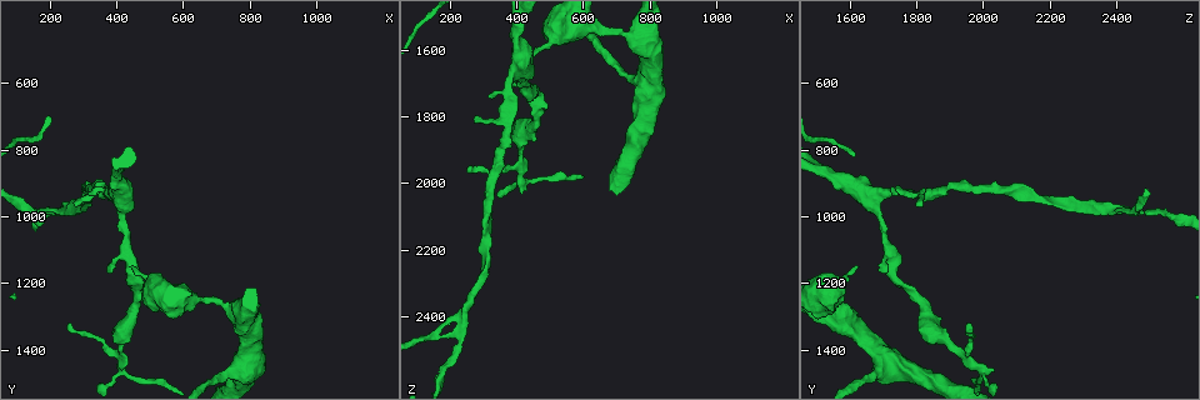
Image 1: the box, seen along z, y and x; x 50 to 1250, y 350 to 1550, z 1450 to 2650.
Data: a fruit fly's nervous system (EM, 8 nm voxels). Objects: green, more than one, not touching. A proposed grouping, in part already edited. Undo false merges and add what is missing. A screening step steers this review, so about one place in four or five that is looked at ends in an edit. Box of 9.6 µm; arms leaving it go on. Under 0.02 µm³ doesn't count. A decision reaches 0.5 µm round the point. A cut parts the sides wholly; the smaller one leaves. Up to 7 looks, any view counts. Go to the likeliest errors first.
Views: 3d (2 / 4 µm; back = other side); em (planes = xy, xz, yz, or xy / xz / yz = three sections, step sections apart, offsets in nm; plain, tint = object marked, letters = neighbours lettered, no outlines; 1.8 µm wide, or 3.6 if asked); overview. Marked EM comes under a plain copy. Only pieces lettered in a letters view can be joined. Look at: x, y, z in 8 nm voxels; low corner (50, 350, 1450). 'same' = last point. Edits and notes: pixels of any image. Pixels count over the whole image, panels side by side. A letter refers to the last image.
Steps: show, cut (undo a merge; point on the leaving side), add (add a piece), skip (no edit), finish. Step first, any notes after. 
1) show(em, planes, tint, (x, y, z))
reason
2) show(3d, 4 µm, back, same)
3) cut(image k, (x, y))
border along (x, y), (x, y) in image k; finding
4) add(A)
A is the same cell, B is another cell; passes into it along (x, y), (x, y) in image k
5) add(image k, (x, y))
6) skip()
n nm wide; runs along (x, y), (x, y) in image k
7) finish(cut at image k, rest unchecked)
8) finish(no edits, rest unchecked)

show(3d, 4 µm, (250, 980, 2440))
thin neck

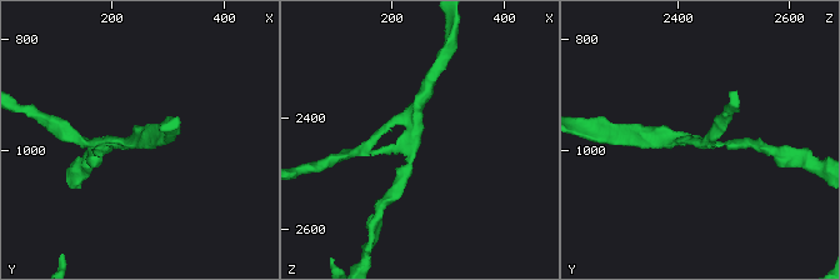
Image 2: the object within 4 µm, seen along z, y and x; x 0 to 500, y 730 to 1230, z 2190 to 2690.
show(em, xz, step 16, tint, (240, 980, 2440))

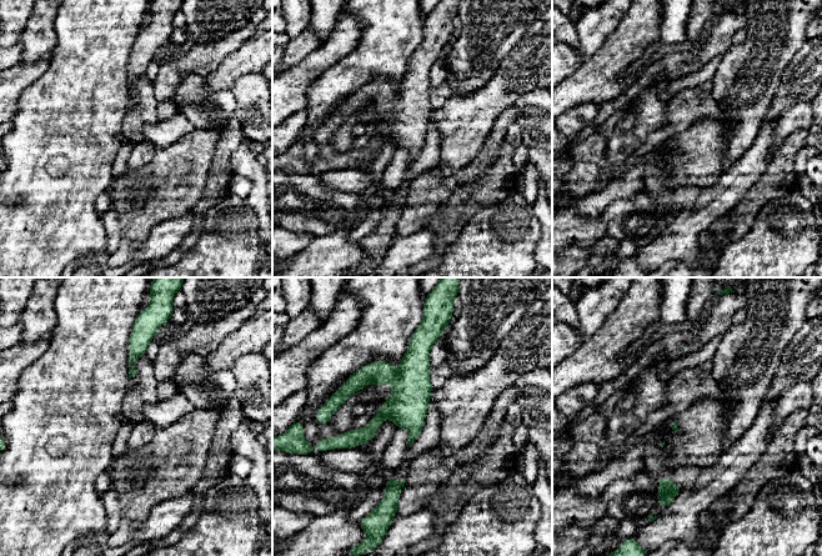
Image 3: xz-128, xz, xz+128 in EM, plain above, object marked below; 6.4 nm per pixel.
show(em, xz, step 16, letters, same)
see the neighbours

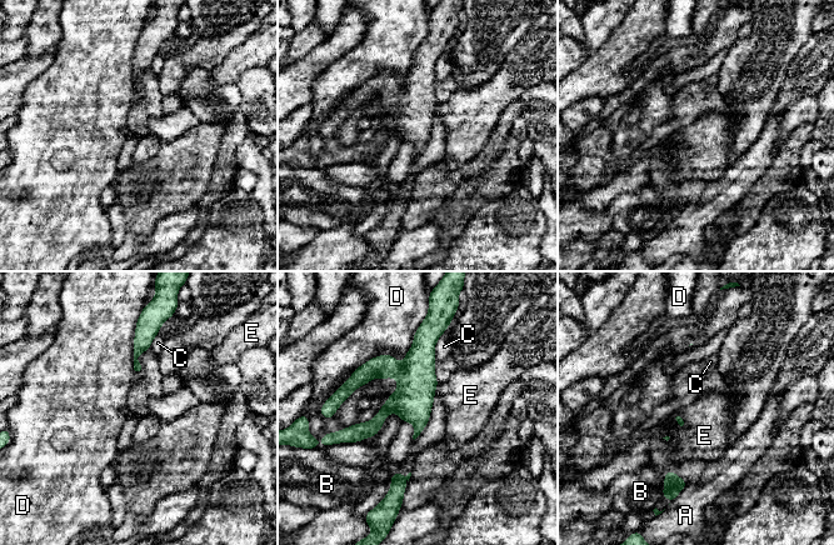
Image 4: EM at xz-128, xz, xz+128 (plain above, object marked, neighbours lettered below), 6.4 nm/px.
skip()
260 nm wide; A, B, C, D and E are other cells; one cell here

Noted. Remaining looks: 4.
show(3d, 4 µm, (440, 1150, 1630))
tapers out

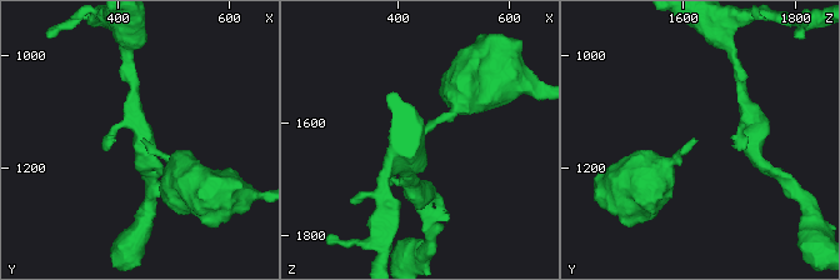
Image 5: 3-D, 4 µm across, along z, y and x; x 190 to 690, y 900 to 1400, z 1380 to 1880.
show(em, planes, tint, (440, 1155, 1620))

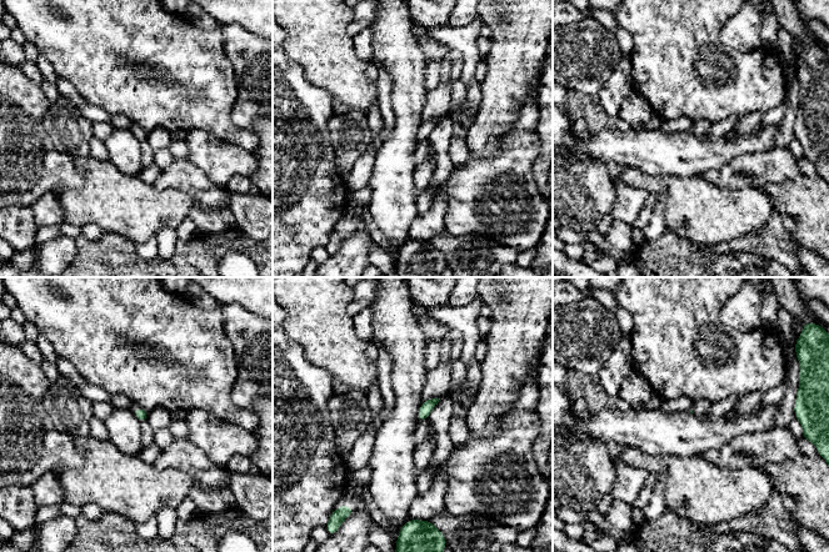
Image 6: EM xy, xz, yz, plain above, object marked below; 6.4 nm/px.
show(em, planes, letters, same)

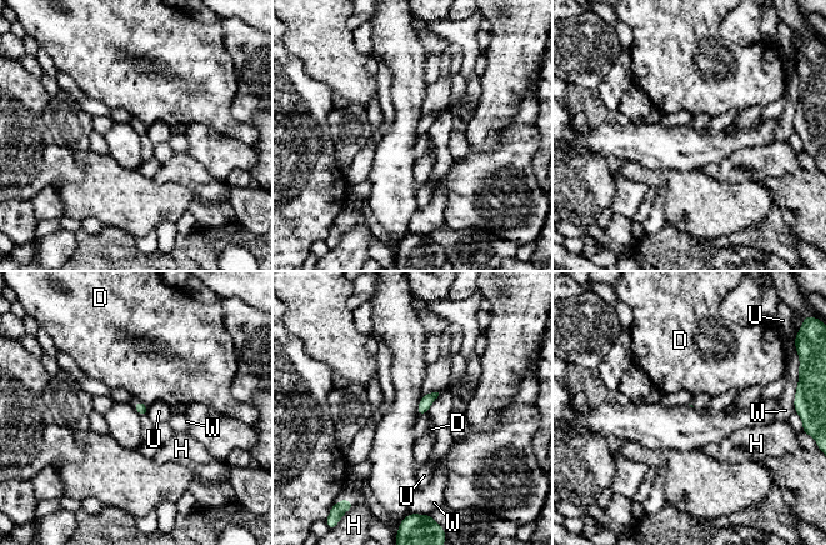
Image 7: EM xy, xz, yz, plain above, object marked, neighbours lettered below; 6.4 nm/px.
skip()
U touches over 160 nm; D, H, U and W are other cells; none of them fits

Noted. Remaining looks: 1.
finish(no edits, rest unchecked)

